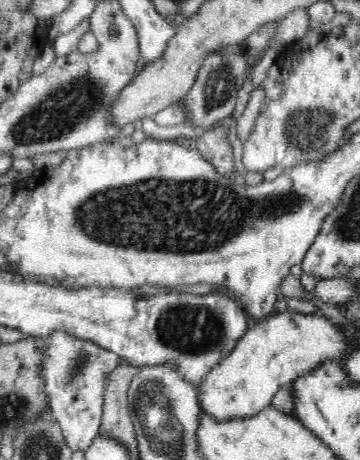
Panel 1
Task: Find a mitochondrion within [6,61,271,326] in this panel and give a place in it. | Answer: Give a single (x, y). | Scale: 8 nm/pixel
(62, 111)

